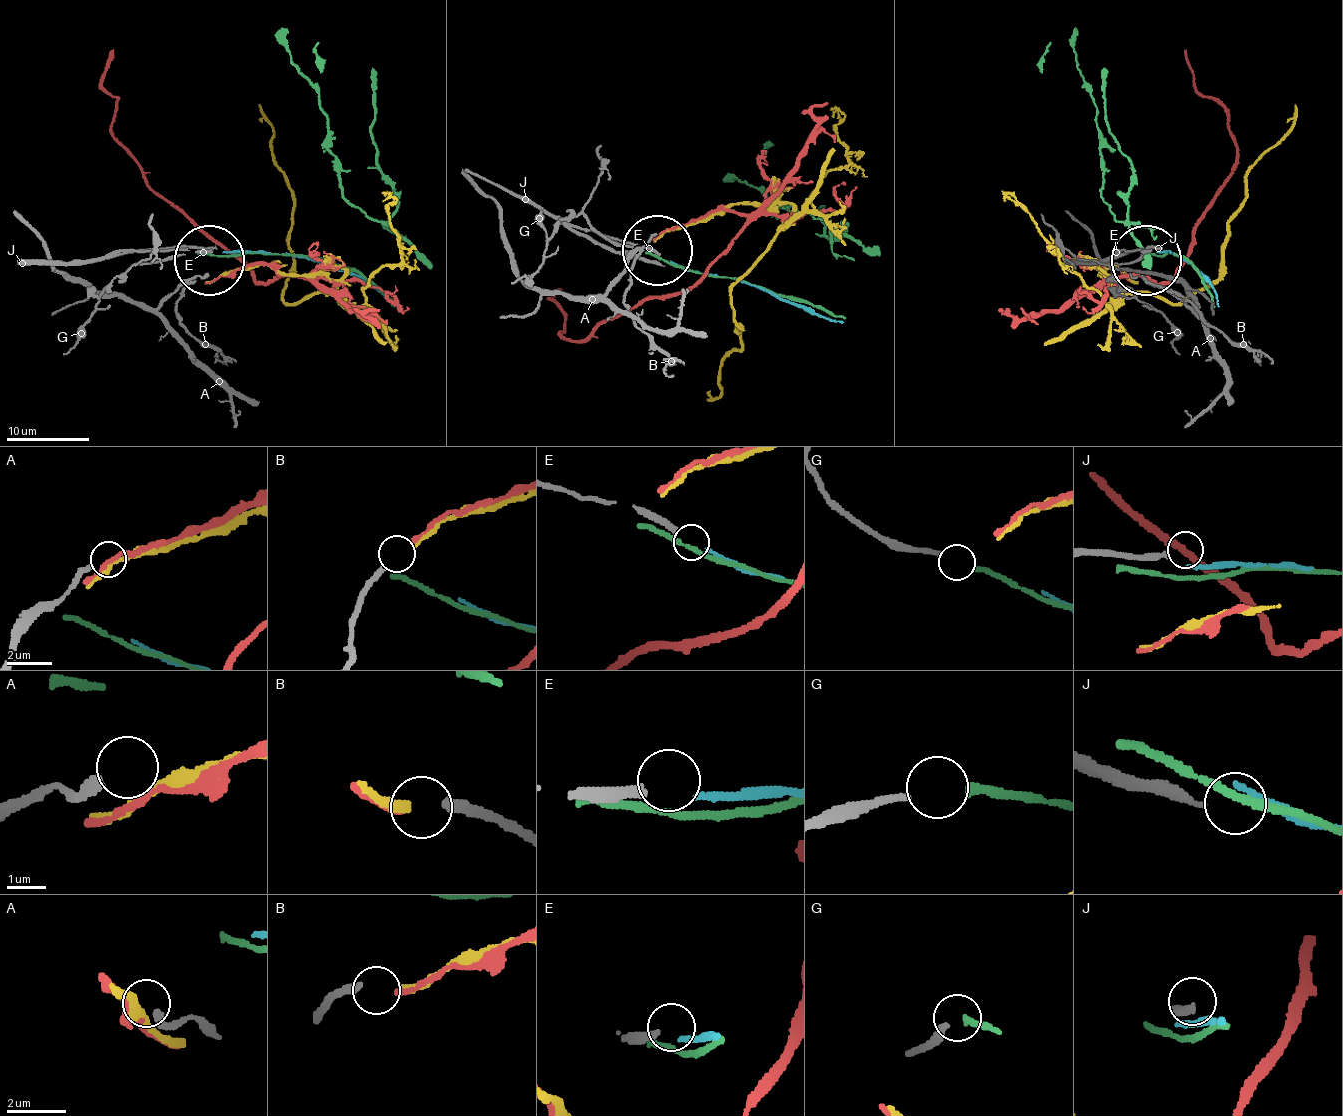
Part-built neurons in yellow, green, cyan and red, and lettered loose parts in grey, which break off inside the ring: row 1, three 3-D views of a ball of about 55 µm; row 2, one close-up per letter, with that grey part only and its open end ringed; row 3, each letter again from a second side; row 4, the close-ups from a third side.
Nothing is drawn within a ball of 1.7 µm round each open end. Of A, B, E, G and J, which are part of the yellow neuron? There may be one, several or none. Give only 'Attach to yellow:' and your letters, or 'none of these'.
Attach to yellow: none of these

